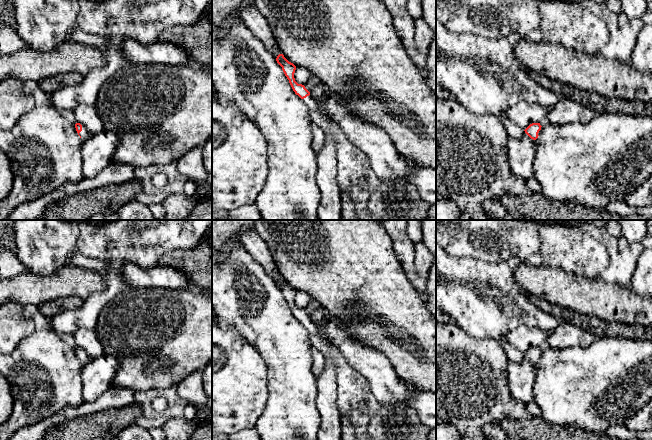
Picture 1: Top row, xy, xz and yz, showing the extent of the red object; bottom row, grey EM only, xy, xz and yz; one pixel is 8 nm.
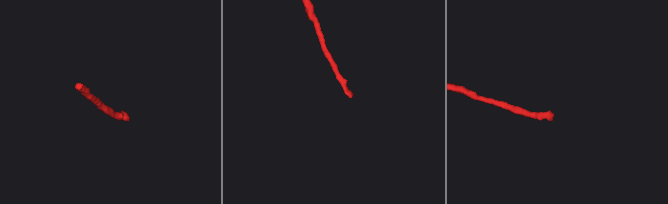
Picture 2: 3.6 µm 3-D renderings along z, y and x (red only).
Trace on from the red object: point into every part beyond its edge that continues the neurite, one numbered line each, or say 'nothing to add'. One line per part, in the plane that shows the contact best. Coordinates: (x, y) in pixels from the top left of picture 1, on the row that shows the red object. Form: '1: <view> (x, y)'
1: xy (84, 134)

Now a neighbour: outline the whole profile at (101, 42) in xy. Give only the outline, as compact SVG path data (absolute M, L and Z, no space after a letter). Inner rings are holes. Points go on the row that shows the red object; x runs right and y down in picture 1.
M79 28L71 33L70 40L88 44L100 49L101 51L105 51L110 46L110 40L106 36L89 34Z

